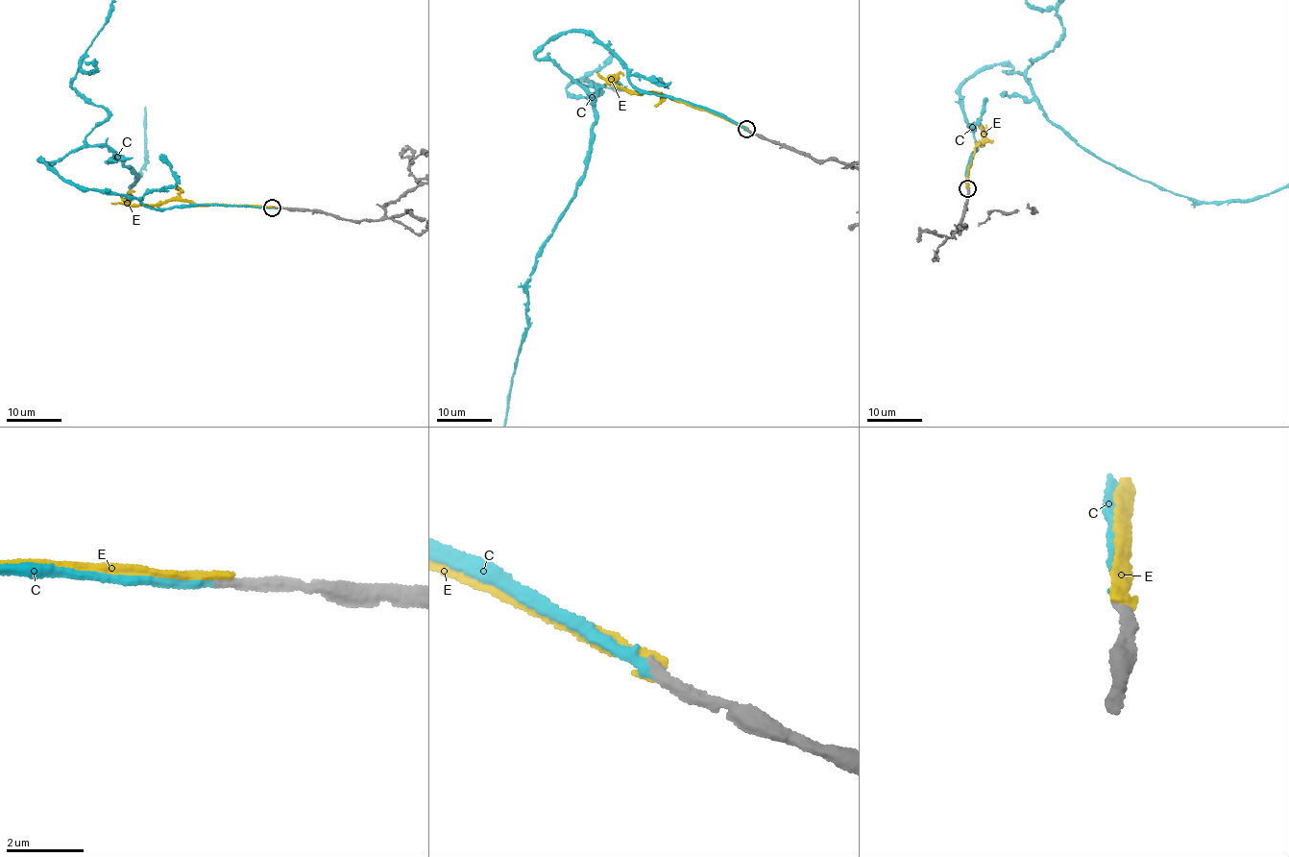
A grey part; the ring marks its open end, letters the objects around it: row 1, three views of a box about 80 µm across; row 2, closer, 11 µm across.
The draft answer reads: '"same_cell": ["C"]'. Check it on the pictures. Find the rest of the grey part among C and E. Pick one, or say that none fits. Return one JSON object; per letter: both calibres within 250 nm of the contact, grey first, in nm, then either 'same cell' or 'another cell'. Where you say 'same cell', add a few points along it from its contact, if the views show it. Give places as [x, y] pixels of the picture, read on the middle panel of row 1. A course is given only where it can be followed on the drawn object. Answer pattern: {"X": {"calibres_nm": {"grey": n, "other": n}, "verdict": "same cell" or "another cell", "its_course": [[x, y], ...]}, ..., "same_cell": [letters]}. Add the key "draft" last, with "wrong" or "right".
{"C": {"calibres_nm": {"grey": 320, "other": 240}, "verdict": "same cell"}, "E": {"calibres_nm": {"grey": 320, "other": 320}, "verdict": "another cell"}, "same_cell": ["C"], "draft": "right"}

